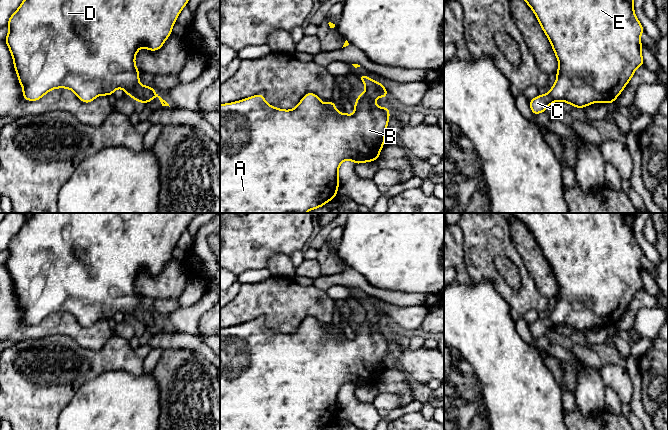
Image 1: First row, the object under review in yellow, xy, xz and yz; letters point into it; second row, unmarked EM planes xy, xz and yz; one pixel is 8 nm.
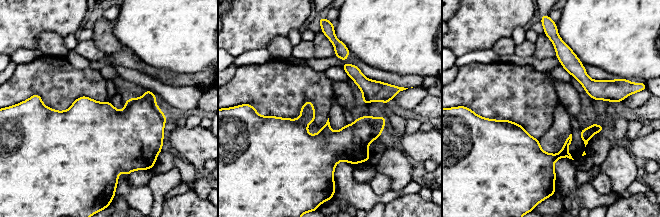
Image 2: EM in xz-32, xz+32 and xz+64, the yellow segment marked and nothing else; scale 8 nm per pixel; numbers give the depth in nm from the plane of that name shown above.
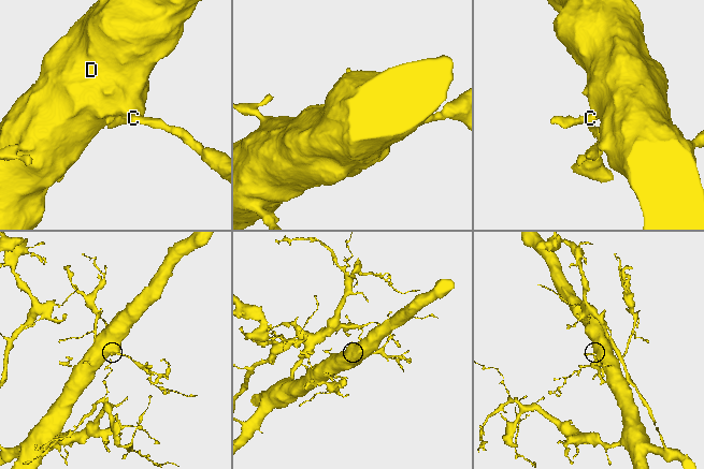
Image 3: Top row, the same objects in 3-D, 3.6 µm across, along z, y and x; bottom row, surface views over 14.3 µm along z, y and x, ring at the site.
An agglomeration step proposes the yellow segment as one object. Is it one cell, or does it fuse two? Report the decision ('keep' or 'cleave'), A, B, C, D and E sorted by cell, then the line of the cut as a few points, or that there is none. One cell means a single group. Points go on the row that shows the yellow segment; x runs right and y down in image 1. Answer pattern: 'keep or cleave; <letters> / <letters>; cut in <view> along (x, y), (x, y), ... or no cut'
keep; A B C D E; no cut

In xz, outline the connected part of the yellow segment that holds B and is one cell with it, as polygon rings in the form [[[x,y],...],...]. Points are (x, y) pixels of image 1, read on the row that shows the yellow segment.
[[[365,74],[358,76],[366,86],[365,91],[359,94],[354,103],[354,114],[348,115],[346,112],[340,114],[335,107],[333,100],[324,104],[314,93],[307,93],[292,110],[275,108],[265,102],[264,95],[257,94],[233,103],[220,105],[220,213],[306,213],[309,210],[324,206],[337,195],[339,187],[338,169],[345,160],[351,160],[354,164],[376,161],[381,149],[386,142],[385,132],[388,126],[390,112],[388,107],[378,107],[375,103],[377,97],[386,98],[387,89],[378,81],[370,79]]]

